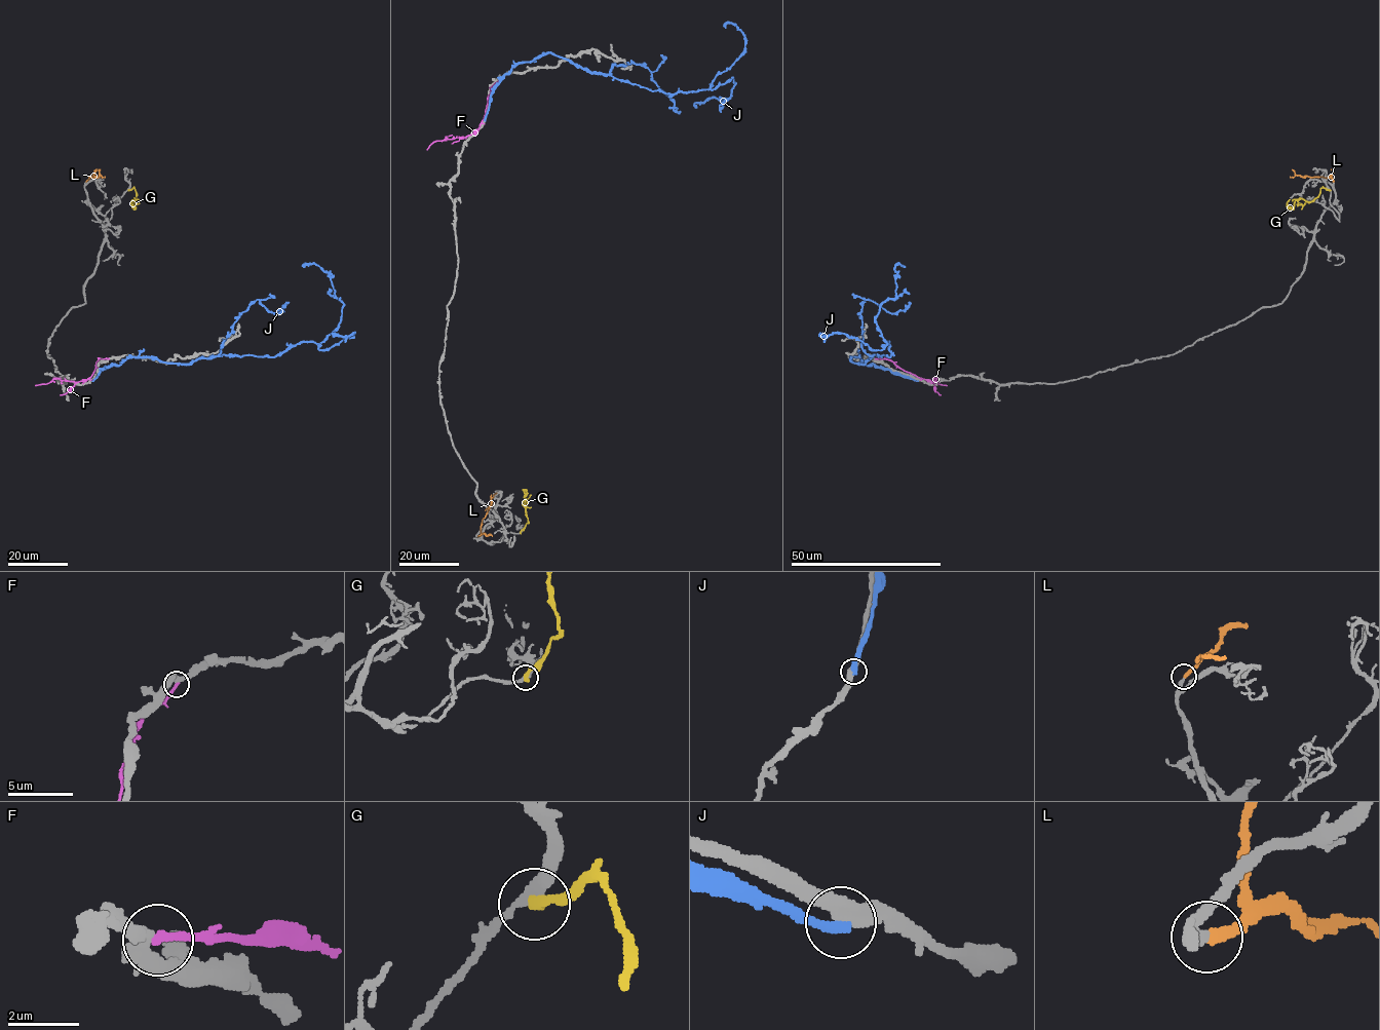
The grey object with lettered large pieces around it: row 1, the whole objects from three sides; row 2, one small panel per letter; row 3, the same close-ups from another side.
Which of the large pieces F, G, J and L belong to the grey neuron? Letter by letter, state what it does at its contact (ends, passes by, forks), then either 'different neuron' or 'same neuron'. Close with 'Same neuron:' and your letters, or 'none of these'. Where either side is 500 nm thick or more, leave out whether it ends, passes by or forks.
F: it ends | different neuron
G: it ends | different neuron
J: it ends | different neuron
L: it ends | same neuron
Same neuron: L

